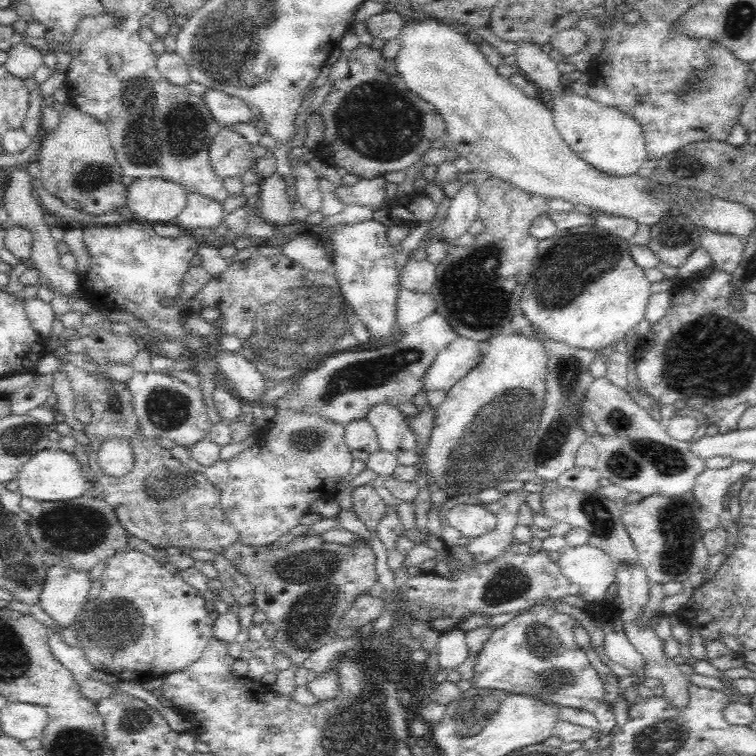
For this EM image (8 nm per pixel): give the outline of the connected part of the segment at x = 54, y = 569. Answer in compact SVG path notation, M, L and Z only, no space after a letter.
M54 564L48 567L39 606L60 627L72 628L89 602L91 583L88 572Z

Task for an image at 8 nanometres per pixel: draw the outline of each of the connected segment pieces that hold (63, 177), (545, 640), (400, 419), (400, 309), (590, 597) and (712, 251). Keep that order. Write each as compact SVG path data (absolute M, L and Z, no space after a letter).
M64 105L59 107L60 124L52 132L43 132L41 151L37 157L42 187L58 197L66 206L100 215L114 212L127 204L128 188L122 184L118 165L104 124L96 117Z
M554 604L532 608L519 614L501 628L494 629L477 656L474 676L470 680L476 689L500 689L540 696L546 703L560 704L560 708L588 710L596 716L599 735L613 732L615 722L612 704L604 700L604 688L596 670L584 650L577 647L574 618L558 612Z
M378 403L370 407L366 419L376 429L376 438L380 449L394 455L400 466L416 464L416 460L418 460L416 435L410 428L406 417L396 407L392 407L388 403Z
M400 286L396 302L396 329L398 329L398 333L408 332L434 310L436 310L436 303L431 293L418 293Z
M588 543L566 546L556 563L566 579L578 588L578 595L590 604L609 598L607 590L615 582L616 565L604 549Z
M702 231L699 239L713 263L713 268L732 274L743 258L745 242L732 235L719 232Z

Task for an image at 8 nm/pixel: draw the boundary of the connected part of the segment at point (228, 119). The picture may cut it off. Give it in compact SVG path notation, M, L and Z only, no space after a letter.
M212 88L206 89L202 98L214 121L222 128L249 123L252 119L252 108L240 97Z

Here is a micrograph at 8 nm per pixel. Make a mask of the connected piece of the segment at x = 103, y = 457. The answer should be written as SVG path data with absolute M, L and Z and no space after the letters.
M121 438L107 440L97 454L97 461L108 476L119 477L130 472L133 467L133 452L130 443Z

